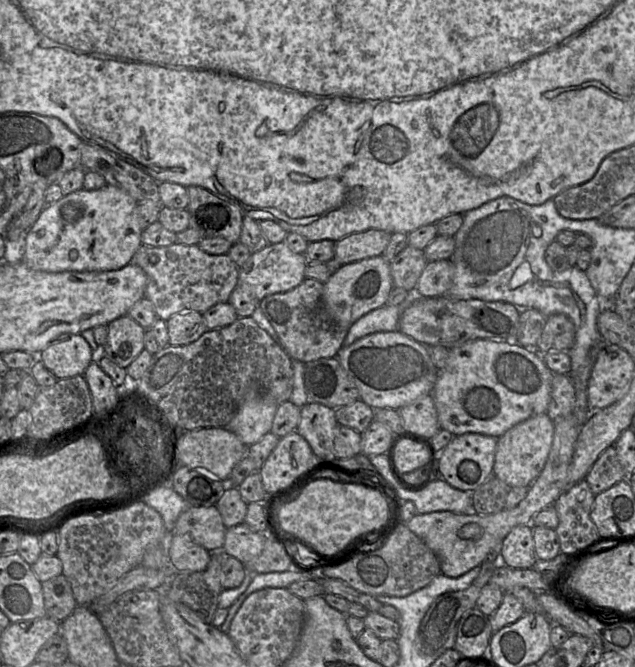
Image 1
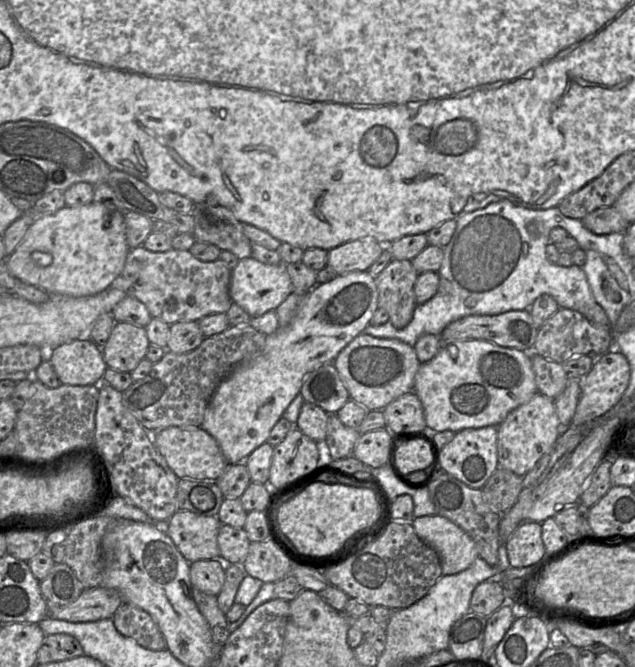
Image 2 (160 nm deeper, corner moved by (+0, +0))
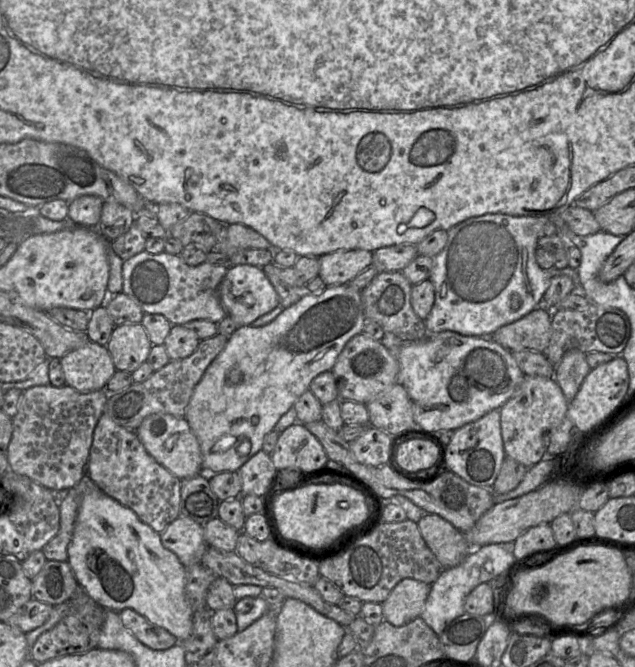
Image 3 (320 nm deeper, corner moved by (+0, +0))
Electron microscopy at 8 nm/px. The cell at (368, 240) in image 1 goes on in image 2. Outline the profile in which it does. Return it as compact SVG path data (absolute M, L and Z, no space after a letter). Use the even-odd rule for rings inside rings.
M362 237L328 251L328 263L338 274L367 271L384 251L385 244L373 237Z

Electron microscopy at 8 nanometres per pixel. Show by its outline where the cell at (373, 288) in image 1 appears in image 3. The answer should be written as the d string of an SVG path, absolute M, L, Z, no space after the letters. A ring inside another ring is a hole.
M342 284L328 286L319 295L305 294L266 325L239 326L205 370L185 410L184 418L200 445L202 471L209 474L238 471L262 450L265 435L273 430L280 417L294 406L297 399L309 390L311 381L319 374L332 370L347 342L355 335L364 333L365 319L361 290L350 284Z

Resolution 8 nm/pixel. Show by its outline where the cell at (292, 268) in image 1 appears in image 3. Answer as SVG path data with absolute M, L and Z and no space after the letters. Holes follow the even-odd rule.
M238 264L230 265L219 285L219 298L230 316L238 326L250 325L260 316L272 311L279 304L279 296L261 267Z

